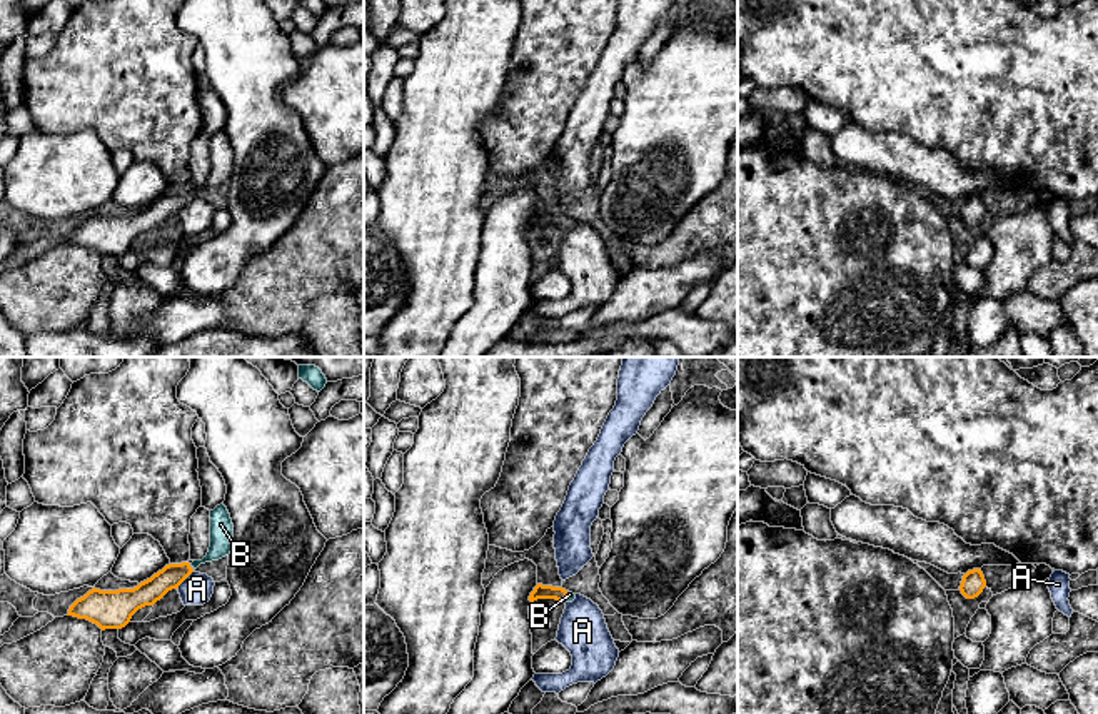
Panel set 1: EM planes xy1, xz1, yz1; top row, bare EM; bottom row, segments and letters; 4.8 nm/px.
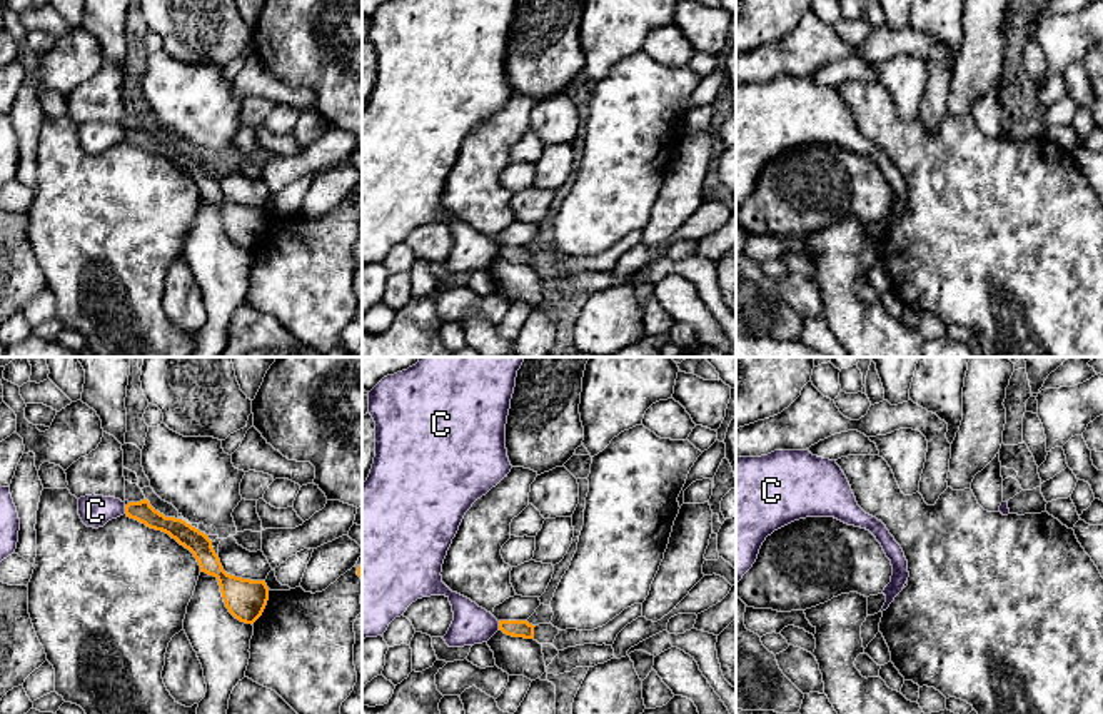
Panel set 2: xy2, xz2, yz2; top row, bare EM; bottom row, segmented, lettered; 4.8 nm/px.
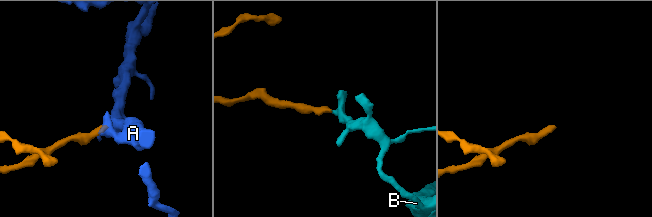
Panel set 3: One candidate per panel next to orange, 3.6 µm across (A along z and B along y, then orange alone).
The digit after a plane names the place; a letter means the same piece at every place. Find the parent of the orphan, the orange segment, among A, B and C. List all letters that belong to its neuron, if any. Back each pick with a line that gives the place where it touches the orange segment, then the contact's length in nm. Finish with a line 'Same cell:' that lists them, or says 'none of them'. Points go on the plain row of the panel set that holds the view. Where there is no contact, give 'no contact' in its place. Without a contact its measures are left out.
B: meets orange in xz1 at (566, 224); contact 50 nm long
Same cell: B

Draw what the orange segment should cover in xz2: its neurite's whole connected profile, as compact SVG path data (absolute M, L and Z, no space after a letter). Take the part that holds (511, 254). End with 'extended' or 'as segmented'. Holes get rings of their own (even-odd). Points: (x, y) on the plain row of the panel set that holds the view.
M499 247L499 257L512 264L534 265L534 254L527 247Z; as segmented

